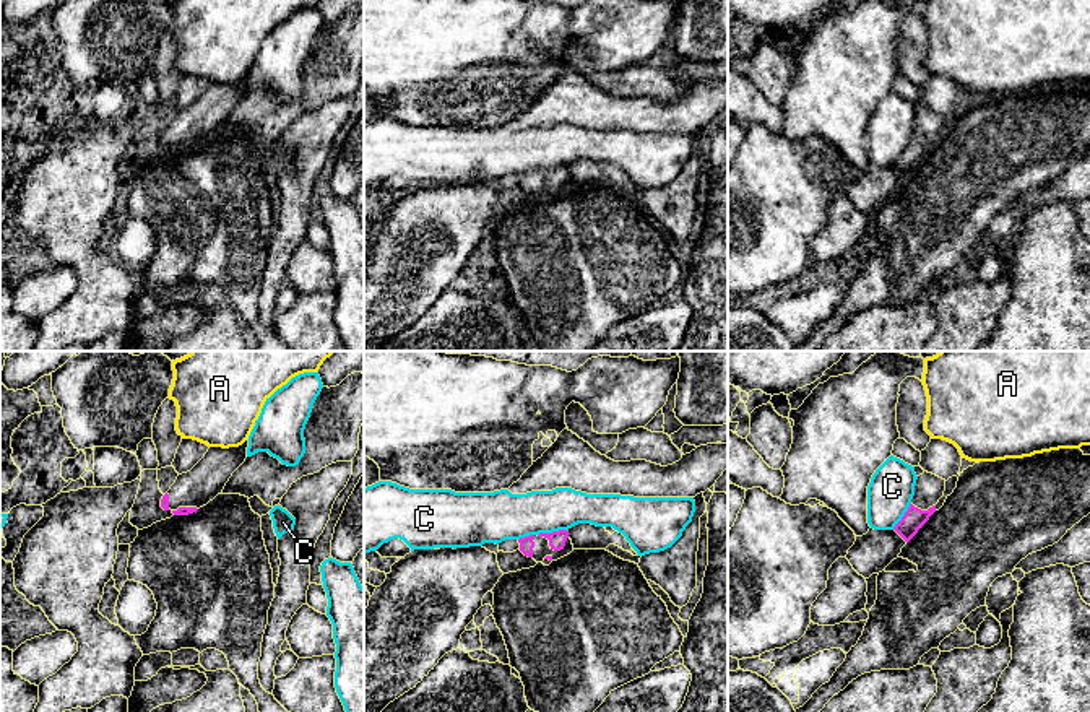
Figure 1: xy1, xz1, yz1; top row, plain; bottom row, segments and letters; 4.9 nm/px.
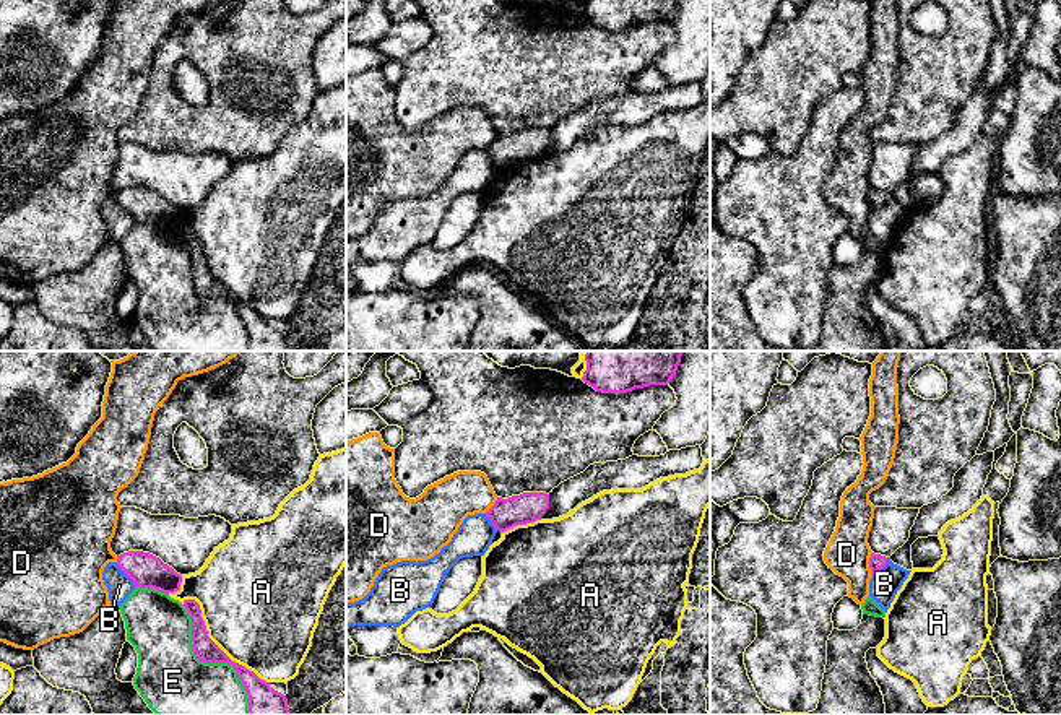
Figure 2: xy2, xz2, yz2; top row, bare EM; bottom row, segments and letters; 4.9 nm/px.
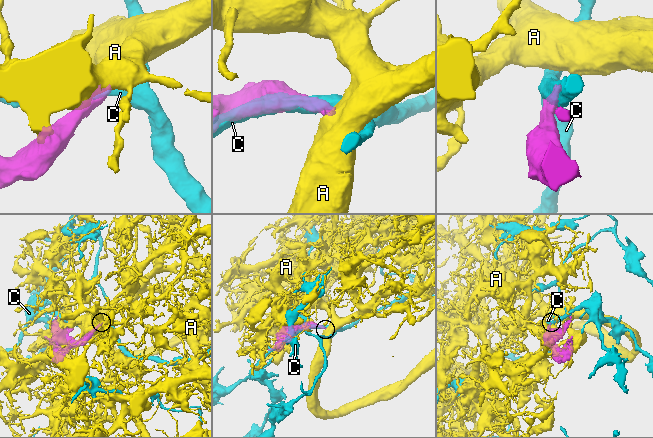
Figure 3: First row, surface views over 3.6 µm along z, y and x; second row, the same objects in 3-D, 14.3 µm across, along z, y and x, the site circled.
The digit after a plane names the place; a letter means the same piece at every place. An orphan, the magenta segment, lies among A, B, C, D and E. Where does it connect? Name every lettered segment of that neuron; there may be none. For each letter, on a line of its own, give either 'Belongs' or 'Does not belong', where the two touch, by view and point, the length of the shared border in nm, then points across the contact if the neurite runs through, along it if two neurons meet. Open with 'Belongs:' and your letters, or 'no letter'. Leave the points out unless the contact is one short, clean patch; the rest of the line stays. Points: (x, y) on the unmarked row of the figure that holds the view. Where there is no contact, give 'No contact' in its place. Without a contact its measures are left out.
Belongs: no letter
A: Does not belong. Touches magenta at xy2 (213, 278). Shared border 600 nm
B: Does not belong. Touches magenta at xy2 (127, 210). Shared border 160 nm. Boundary: xy2 (116, 199), (135, 223)
C: Does not belong. Touches magenta at xz1 (553, 168). Shared border 150 nm. Boundary: xz1 (567, 166), (541, 168), (538, 171)
D: Does not belong. Touches magenta at yz2 (870, 200). Shared border 110 nm
E: Does not belong. Touches magenta at xy2 (213, 298). Shared border 650 nm

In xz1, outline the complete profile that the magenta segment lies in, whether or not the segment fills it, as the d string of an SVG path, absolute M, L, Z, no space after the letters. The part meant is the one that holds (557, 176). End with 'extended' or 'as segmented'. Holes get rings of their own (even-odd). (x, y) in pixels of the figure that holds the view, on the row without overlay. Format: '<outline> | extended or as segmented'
M567 166L530 171L520 174L518 179L520 187L525 192L533 193L536 198L543 198L544 195L557 197L573 187Z | extended

